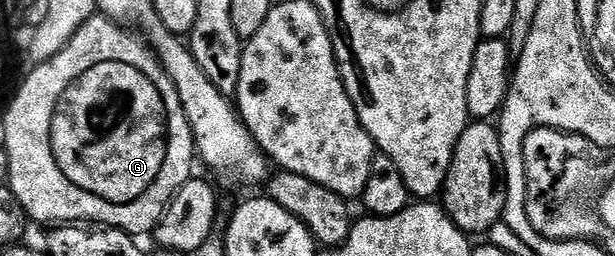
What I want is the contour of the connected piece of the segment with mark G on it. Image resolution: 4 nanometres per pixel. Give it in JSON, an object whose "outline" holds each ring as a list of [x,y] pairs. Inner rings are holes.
{"outline":[[[128,70],[128,76],[126,76],[128,84],[116,84],[116,86],[112,86],[112,90],[110,90],[110,86],[102,84],[102,80],[104,80],[102,76],[84,76],[84,78],[86,80],[80,80],[82,84],[86,84],[86,88],[84,86],[80,88],[82,96],[78,98],[78,88],[74,86],[72,92],[64,98],[60,110],[54,110],[54,114],[58,114],[56,122],[54,122],[54,148],[56,148],[56,156],[60,160],[60,164],[56,164],[56,168],[60,174],[66,174],[66,178],[72,178],[80,186],[94,190],[98,194],[104,194],[104,202],[112,202],[114,208],[122,208],[122,206],[128,208],[128,206],[136,204],[138,198],[144,196],[154,186],[158,176],[162,174],[162,168],[164,168],[166,158],[168,158],[170,134],[172,134],[170,132],[170,116],[172,116],[170,106],[162,104],[162,92],[159,85],[150,81],[142,70]],[[94,90],[98,90],[96,94],[110,90],[110,96],[112,96],[110,100],[112,100],[114,110],[116,110],[114,118],[124,118],[124,120],[114,120],[114,122],[122,122],[122,126],[116,126],[116,130],[106,138],[104,136],[92,136],[92,122],[86,122],[88,112],[92,110],[94,104],[108,104],[108,100],[102,100],[100,96],[94,98]]]}

